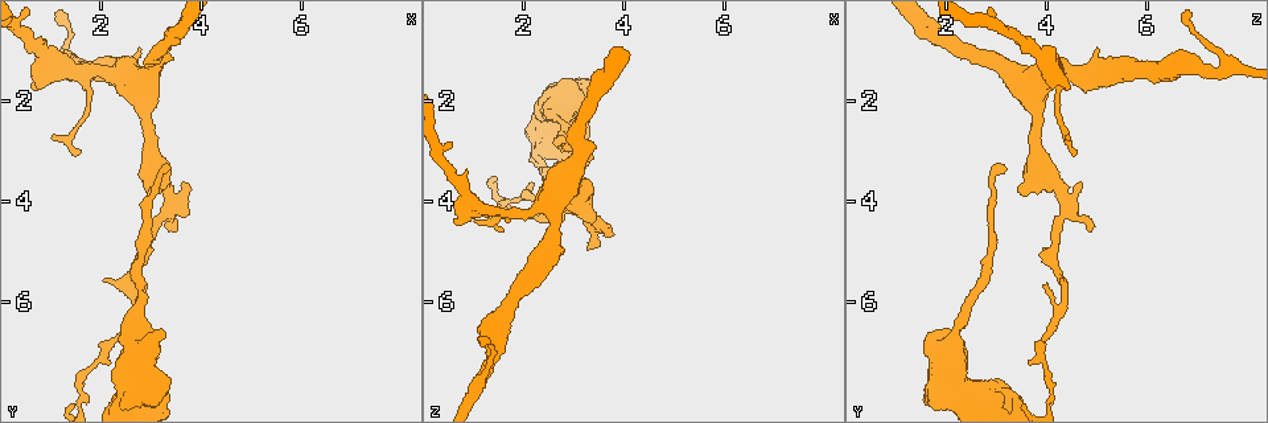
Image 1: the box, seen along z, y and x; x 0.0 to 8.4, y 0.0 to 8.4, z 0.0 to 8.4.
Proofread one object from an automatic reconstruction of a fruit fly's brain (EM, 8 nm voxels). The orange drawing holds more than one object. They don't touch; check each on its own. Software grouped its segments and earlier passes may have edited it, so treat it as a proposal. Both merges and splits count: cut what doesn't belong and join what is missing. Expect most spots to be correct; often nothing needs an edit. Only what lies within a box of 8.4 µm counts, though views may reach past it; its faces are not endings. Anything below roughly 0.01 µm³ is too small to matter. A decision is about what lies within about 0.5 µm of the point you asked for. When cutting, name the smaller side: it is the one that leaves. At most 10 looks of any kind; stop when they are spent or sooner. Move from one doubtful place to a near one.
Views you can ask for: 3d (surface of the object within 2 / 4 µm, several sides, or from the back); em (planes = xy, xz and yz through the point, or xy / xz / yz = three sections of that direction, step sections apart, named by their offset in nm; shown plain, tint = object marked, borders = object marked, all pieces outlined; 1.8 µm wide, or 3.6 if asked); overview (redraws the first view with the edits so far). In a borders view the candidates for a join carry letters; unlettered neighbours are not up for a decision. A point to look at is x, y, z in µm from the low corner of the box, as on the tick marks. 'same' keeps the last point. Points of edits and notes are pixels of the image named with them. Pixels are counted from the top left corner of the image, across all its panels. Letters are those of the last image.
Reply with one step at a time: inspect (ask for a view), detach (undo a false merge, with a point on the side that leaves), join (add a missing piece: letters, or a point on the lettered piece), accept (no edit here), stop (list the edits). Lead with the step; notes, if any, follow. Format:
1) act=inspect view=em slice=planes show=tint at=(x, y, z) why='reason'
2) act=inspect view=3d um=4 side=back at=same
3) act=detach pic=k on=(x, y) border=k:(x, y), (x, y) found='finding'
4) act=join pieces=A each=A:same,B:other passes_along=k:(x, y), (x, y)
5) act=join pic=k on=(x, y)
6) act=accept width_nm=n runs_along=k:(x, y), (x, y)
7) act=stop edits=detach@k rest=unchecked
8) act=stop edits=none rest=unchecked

act=inspect view=em slice=planes show=tint at=(3.45, 4.15, 4.35) why='calibre changes'

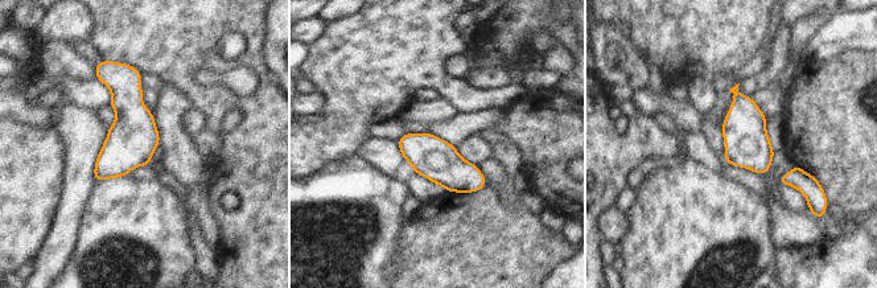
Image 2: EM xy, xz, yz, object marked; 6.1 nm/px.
act=inspect view=em slice=planes show=borders at=same

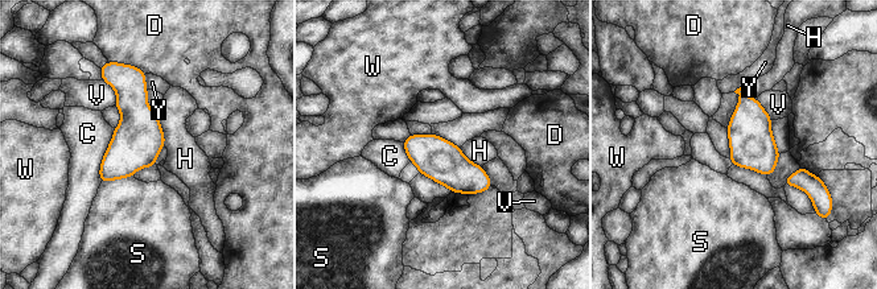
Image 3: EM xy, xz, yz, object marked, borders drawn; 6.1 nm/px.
act=accept each=C:other,D:other,H:other,S:other,V:other,W:other,Y:other border=3:(157, 114), (165, 145) found='continuous, no second cell'

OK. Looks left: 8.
act=inspect view=em um=3.6 slice=planes show=borders at=(2.10, 5.55, 4.35)

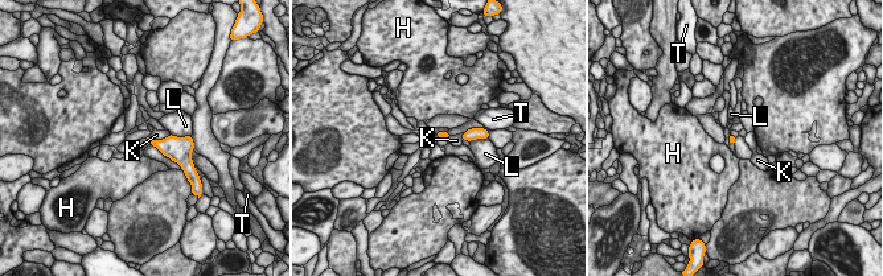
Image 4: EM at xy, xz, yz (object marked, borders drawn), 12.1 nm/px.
act=accept each=H:other,K:other,L:other,T:other border=4:(169, 134), (163, 139), (148, 138) found='no lettered piece goes on from it'

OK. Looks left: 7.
act=inspect view=3d um=2 at=(1.15, 1.35, 7.50) why='calibre changes'

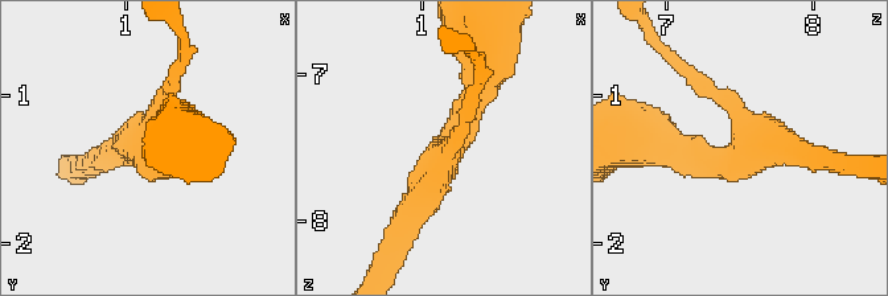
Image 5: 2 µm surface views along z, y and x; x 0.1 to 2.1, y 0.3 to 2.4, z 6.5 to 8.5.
act=inspect view=em slice=planes show=borders at=(1.20, 1.32, 7.52) arms=3 why='shape alone is not enough'

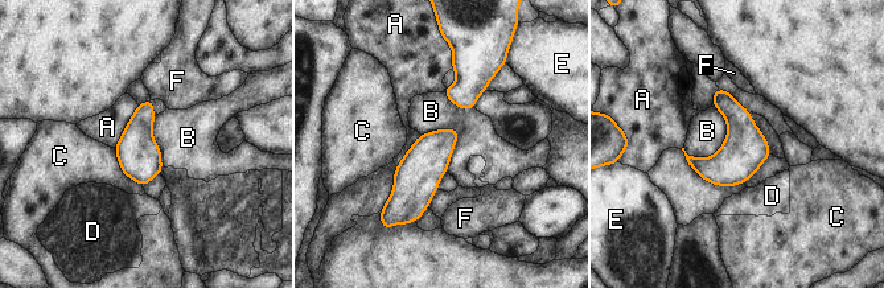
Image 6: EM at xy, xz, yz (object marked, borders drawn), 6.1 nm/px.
act=accept width_nm=260 each=A:other,B:other,C:other,D:other,E:other,F:other border=6:(716, 107), (723, 144), (689, 156) found='continuous, no second cell'

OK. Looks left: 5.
act=inspect view=3d um=4 at=(1.85, 1.40, 4.20) why='abrupt turn'

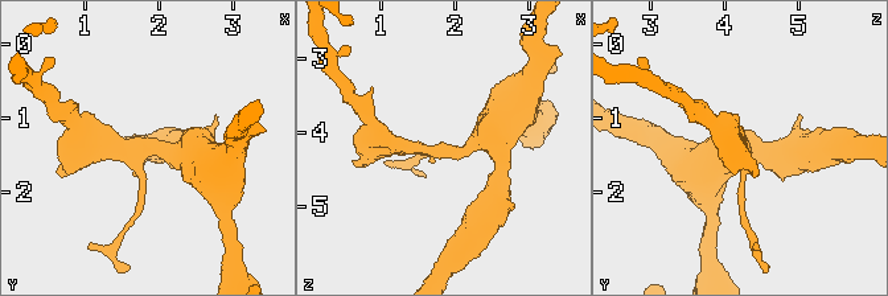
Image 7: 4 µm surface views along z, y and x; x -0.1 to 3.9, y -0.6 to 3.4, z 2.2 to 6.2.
act=inspect view=em um=3.6 slice=xz step=16 show=tint at=(1.80, 1.45, 4.25) arms=3 why='shape alone is not enough'

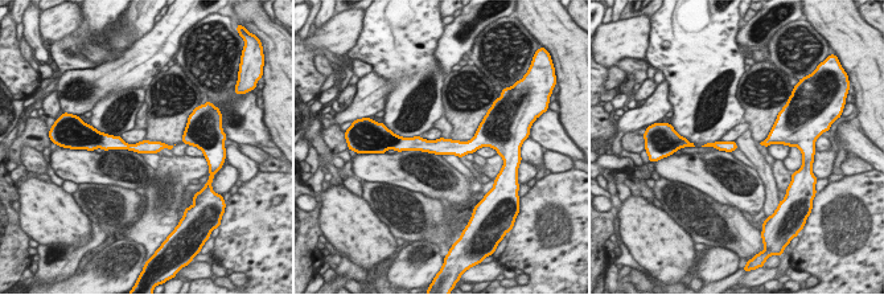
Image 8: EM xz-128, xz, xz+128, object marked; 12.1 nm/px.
act=inspect view=em um=3.6 slice=planes show=borders at=same why='cut it another way'

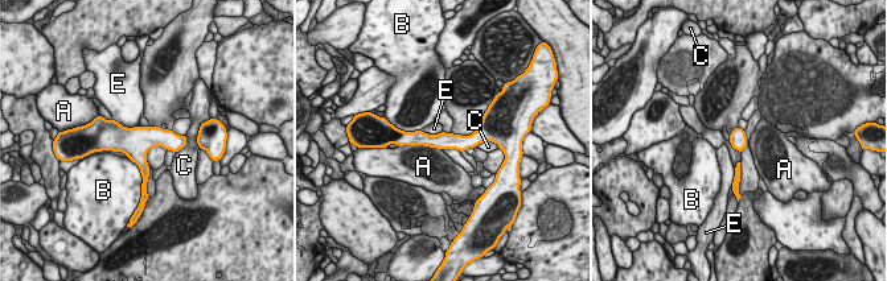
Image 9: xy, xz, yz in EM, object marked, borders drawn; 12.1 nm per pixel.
act=accept width_nm=200 each=A:other,B:other,C:other,E:other runs_along=9:(480, 133), (472, 141), (405, 140) found='one cell here'

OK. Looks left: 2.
act=stop edits=none rest=unchecked

